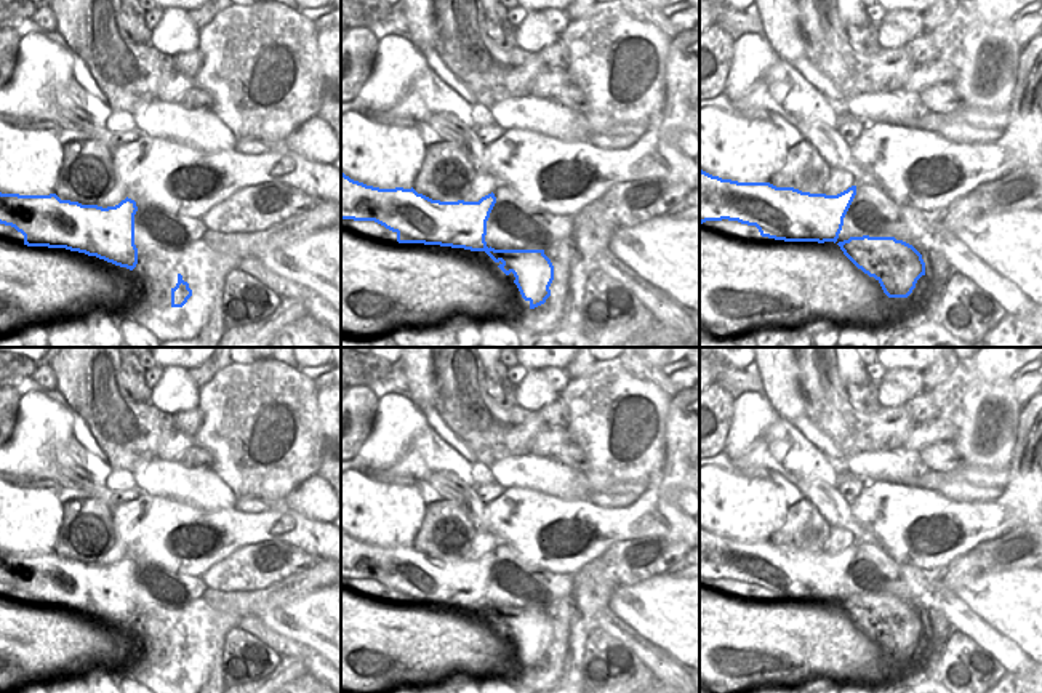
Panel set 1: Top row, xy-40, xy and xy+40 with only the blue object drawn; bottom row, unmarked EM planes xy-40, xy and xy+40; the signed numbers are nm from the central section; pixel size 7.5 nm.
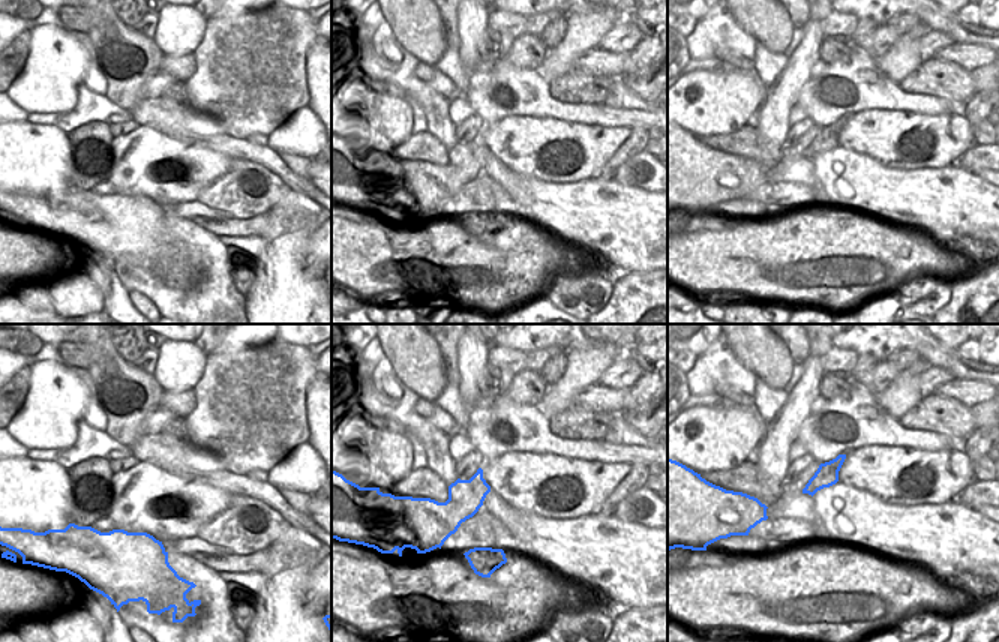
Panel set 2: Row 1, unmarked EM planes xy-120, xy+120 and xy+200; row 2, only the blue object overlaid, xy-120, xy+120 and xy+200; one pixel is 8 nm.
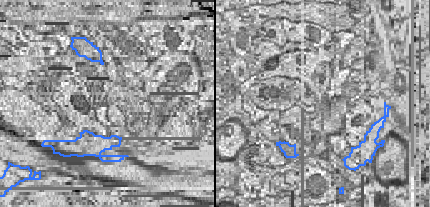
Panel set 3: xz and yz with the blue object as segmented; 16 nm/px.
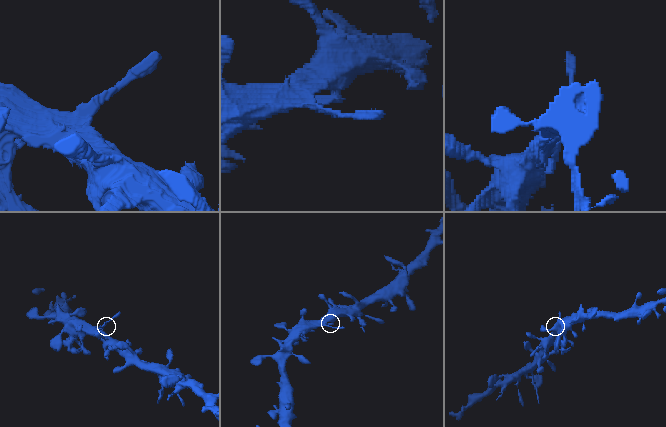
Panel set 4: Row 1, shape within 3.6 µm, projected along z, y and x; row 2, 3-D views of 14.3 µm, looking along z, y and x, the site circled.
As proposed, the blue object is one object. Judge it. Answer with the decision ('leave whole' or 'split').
leave whole

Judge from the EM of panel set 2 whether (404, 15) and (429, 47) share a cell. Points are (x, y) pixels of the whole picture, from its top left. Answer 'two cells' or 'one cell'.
one cell

